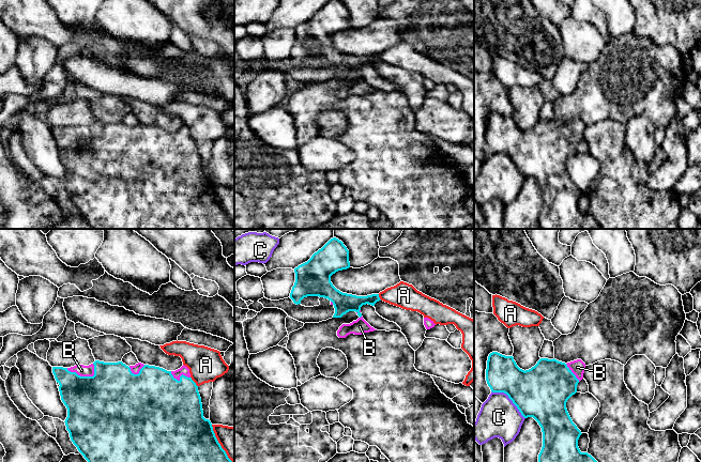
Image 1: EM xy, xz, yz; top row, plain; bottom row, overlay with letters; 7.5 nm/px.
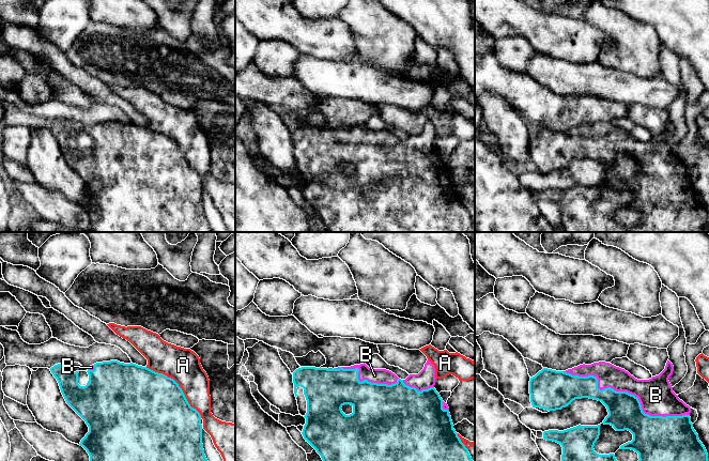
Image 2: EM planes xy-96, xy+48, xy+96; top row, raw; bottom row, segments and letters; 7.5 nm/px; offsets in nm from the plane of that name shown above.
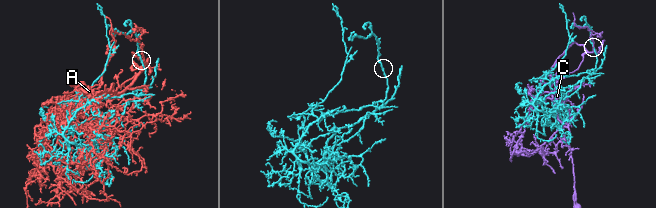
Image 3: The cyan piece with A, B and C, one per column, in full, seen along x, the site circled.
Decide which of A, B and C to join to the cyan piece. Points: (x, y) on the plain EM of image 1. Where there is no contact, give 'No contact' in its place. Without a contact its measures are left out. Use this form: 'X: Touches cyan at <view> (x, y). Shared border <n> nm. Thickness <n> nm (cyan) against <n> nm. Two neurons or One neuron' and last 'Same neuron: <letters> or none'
A: Touches cyan at xy (219, 204). Shared border 340 nm. Thickness 500 nm (cyan) against 200 nm. Two neurons
B: Touches cyan at xy (79, 136). Shared border 220 nm. Thickness 440 nm (cyan) against 90 nm. One neuron
C: Touches cyan at yz (509, 158). Shared border 340 nm. Thickness 400 nm (cyan) against 300 nm. Two neurons
Same neuron: B

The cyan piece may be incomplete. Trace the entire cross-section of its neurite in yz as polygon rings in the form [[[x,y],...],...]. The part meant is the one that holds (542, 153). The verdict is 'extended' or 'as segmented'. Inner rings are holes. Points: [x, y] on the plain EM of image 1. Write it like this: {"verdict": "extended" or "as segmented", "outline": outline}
{"verdict": "extended", "outline": [[[498,112],[488,117],[486,141],[491,152],[506,154],[524,179],[533,178],[542,188],[539,229],[600,229],[591,215],[580,212],[578,200],[582,194],[566,169],[567,160],[577,153],[577,145],[583,139],[584,128],[581,120],[565,124],[554,119],[540,119],[534,127],[524,132],[517,126],[513,117]]]}

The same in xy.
{"verdict": "extended", "outline": [[[95,121],[89,126],[52,127],[52,134],[60,145],[61,160],[67,169],[67,178],[64,183],[71,201],[92,229],[234,229],[234,224],[228,218],[226,212],[218,203],[211,182],[203,178],[198,147],[192,140],[189,129],[186,126],[183,125],[176,132],[167,132],[163,128],[141,123],[128,127],[122,122],[104,123]]]}

